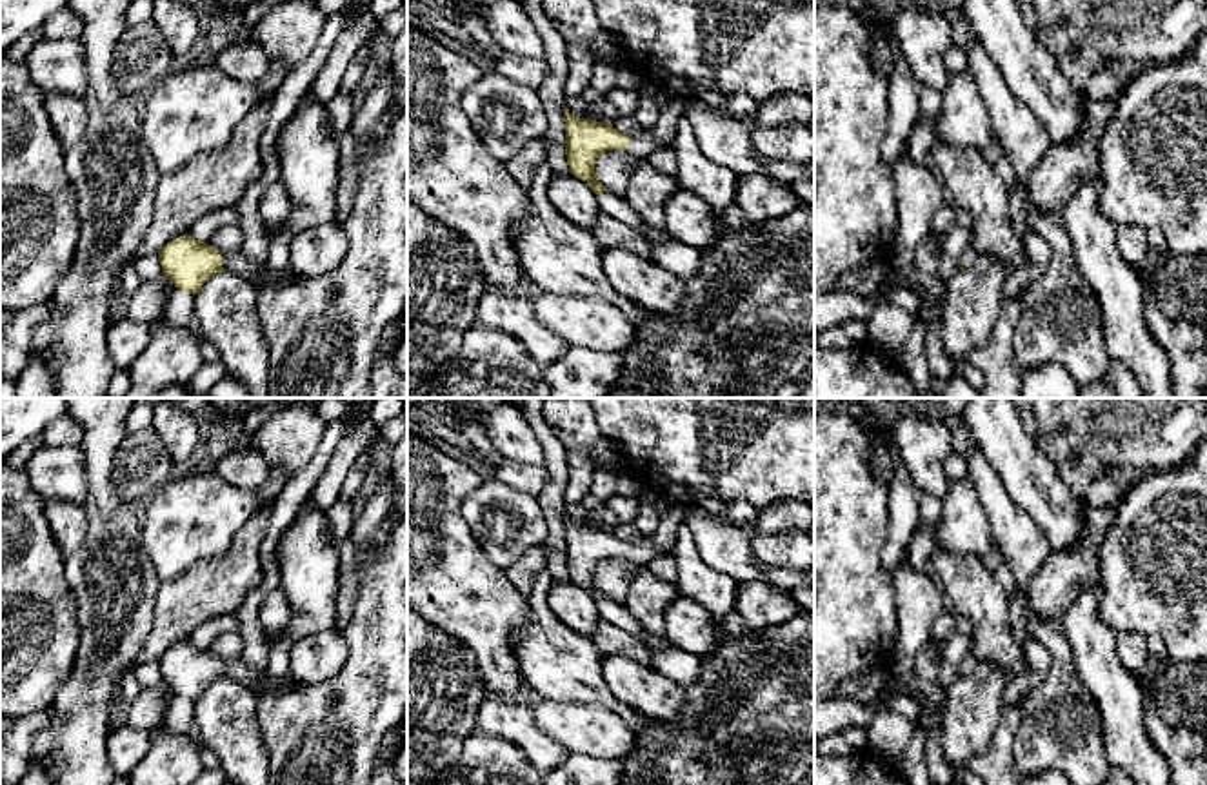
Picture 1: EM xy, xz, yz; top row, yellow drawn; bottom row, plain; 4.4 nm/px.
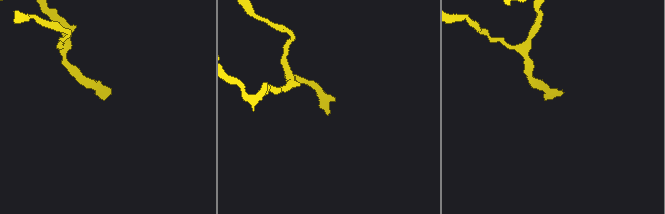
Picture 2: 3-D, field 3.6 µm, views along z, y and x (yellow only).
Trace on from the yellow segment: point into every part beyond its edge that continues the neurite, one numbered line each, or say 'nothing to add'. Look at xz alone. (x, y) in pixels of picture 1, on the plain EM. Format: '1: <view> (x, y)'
1: xz (642, 551)

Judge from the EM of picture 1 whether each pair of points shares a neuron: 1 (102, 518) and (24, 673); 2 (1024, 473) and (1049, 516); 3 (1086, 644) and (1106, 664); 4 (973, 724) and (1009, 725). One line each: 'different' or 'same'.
1: different
2: same
3: same
4: different

